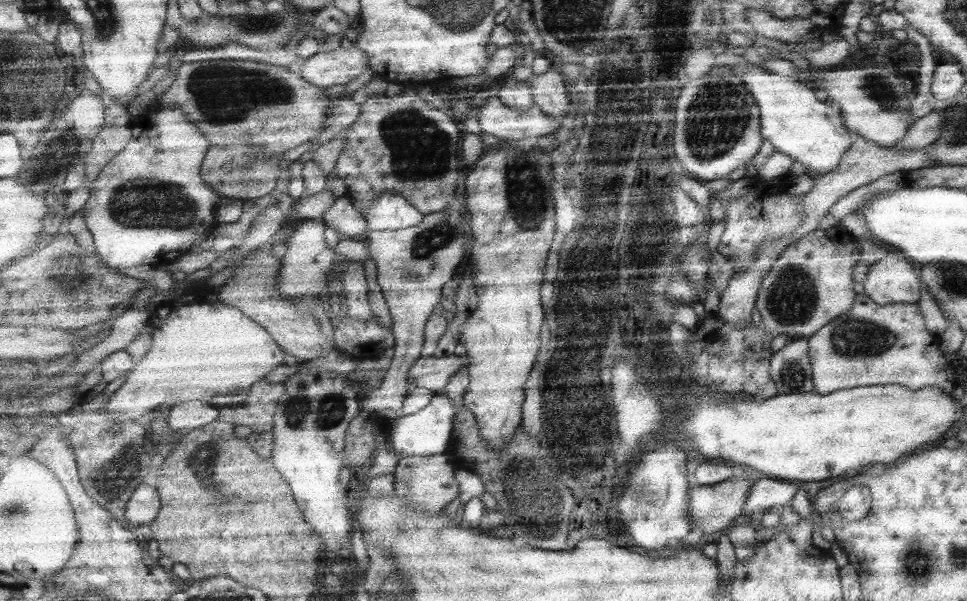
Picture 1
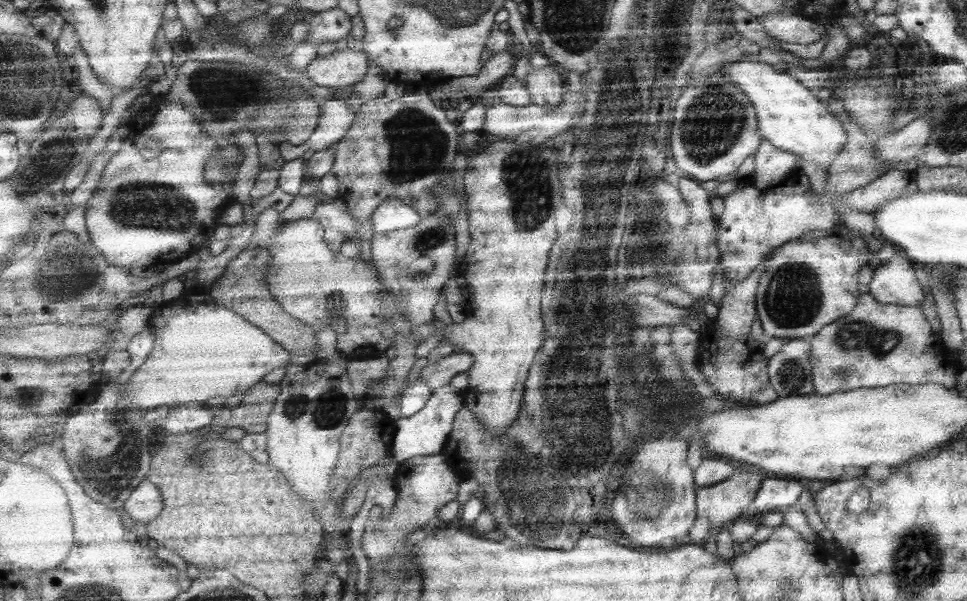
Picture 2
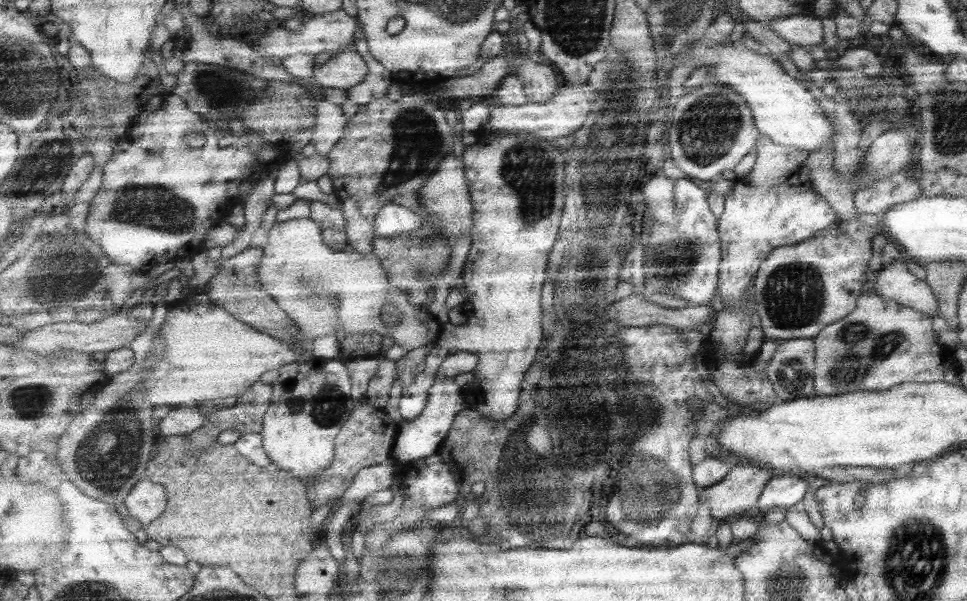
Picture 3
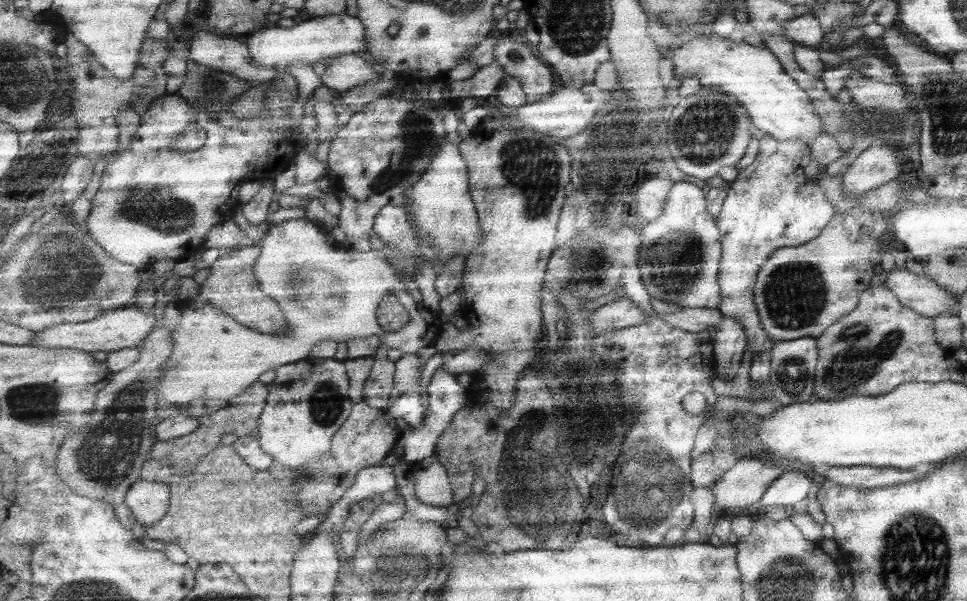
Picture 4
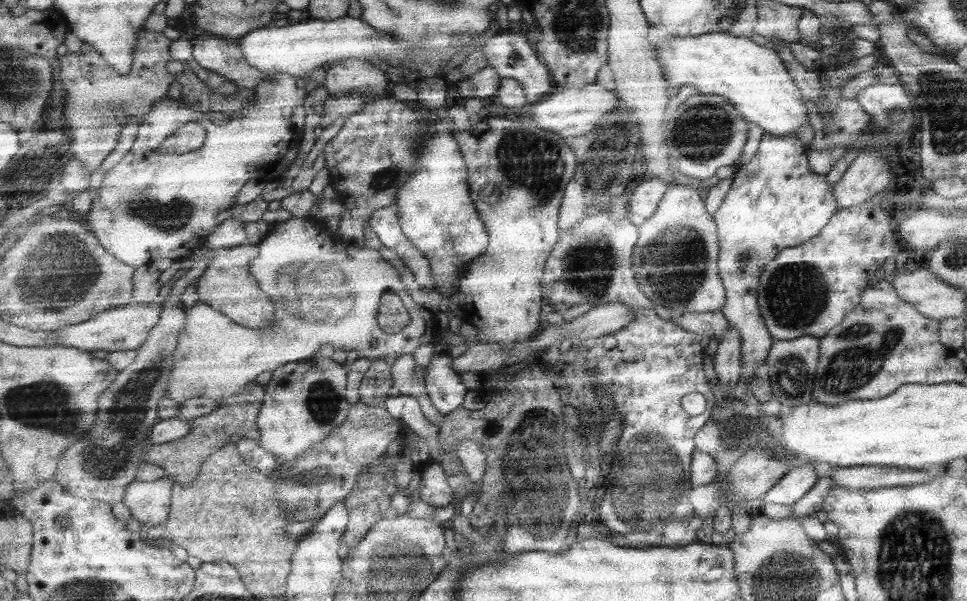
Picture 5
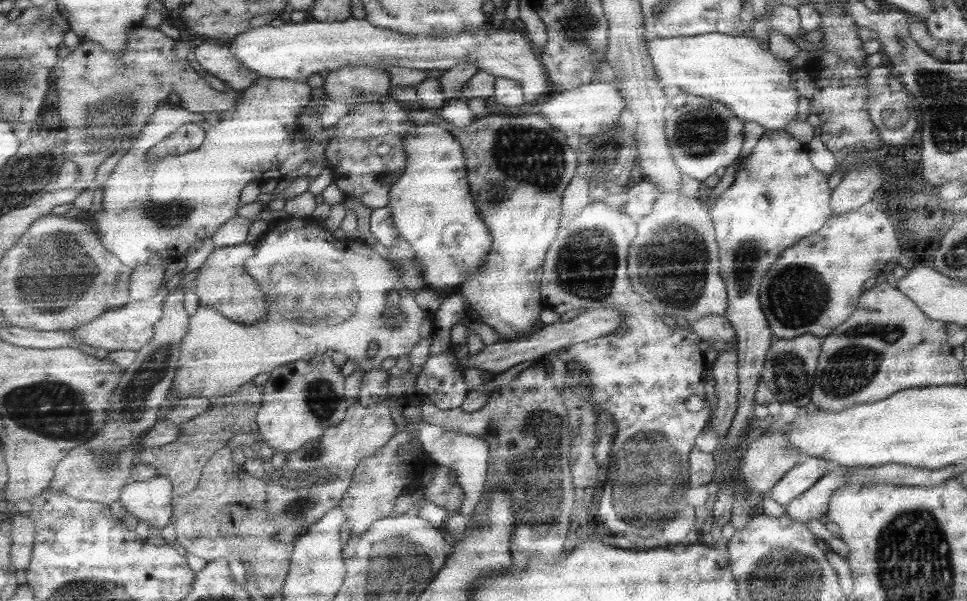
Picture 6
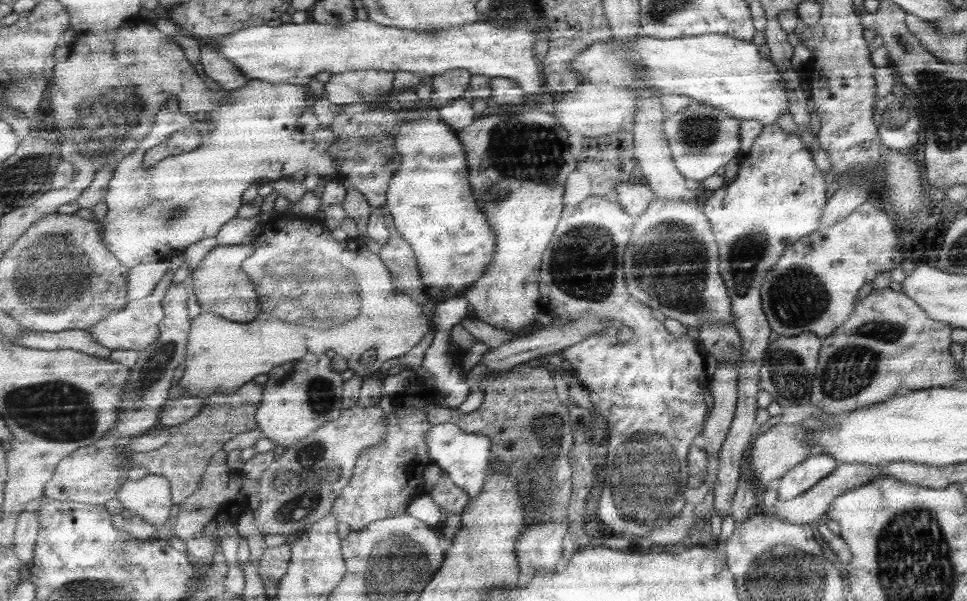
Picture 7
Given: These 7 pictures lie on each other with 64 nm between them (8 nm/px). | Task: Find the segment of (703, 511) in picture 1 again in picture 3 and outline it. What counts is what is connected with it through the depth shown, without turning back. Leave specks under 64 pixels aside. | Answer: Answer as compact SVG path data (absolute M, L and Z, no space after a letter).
M733 466L723 482L701 490L701 504L709 504L713 518L719 522L733 522L745 516L749 506L755 506L761 490L775 474L767 468Z

